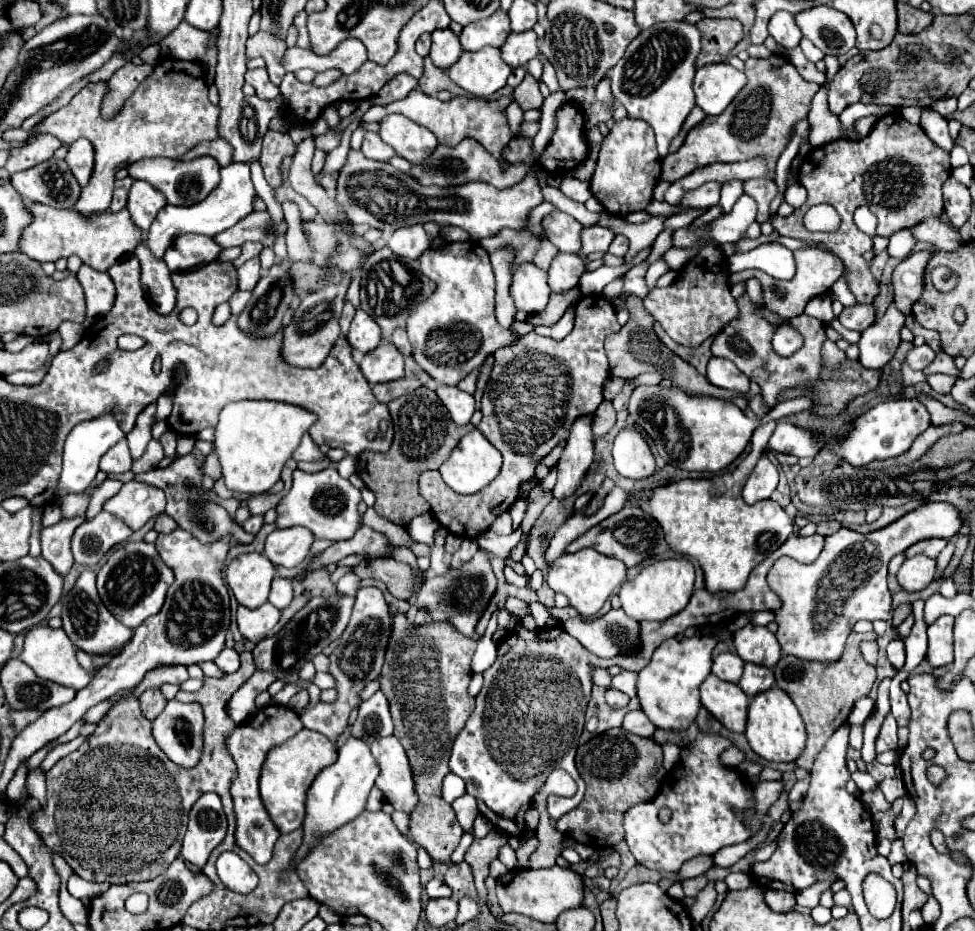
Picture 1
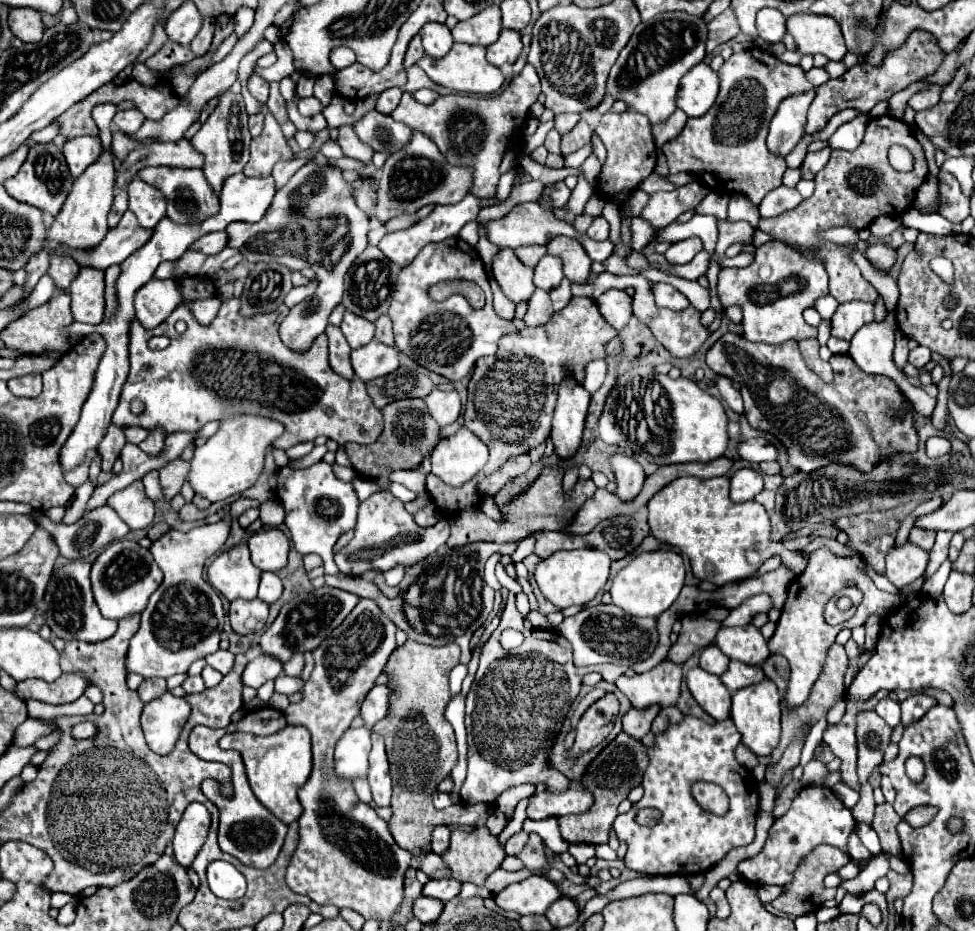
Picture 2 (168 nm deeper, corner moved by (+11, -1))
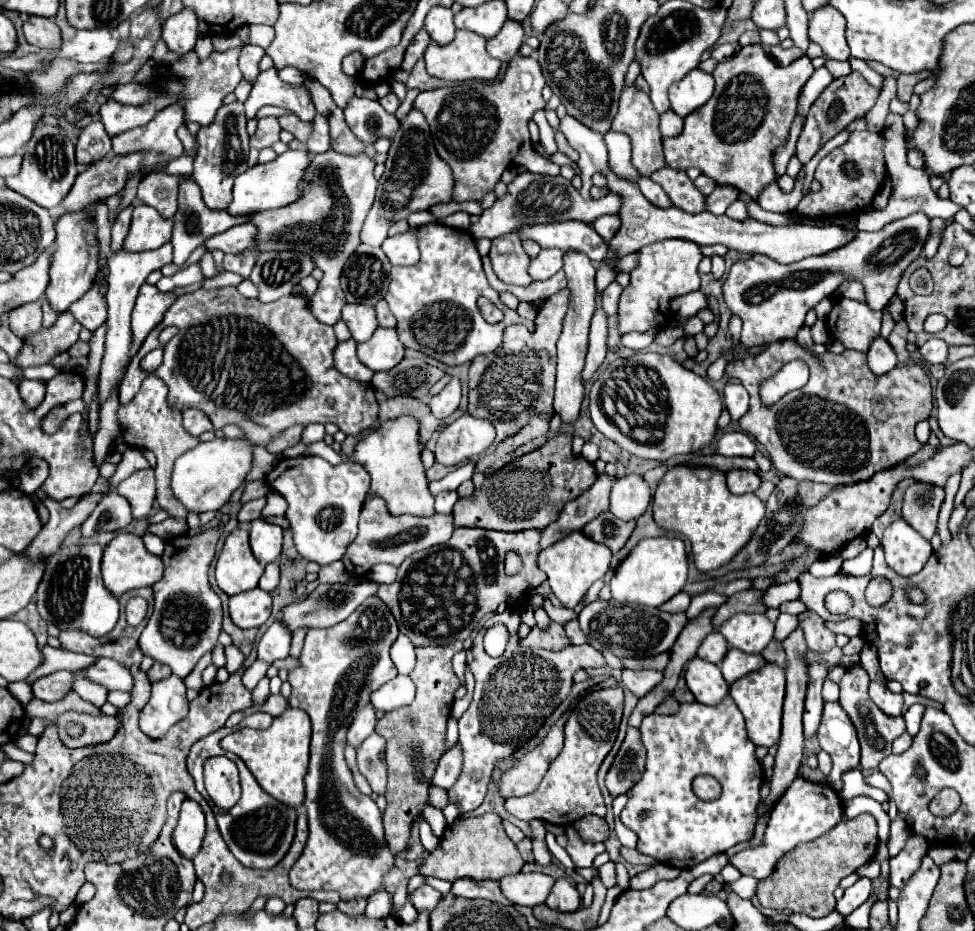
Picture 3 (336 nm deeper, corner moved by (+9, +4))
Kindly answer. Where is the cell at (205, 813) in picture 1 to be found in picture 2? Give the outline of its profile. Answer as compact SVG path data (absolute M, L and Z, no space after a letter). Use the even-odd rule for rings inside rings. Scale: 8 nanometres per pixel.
M190 803L176 825L174 835L174 857L182 867L190 867L196 853L202 849L208 837L210 813L202 803Z

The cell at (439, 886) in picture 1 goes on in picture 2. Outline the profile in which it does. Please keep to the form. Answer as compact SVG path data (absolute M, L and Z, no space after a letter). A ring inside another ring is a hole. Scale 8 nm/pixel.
M440 879L440 881L428 881L424 887L422 887L422 895L426 897L434 897L434 899L440 899L440 901L450 901L458 895L460 891L460 881L456 879Z

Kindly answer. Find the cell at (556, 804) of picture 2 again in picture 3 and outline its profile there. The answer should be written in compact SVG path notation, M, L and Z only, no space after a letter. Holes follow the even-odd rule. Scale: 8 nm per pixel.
M620 686L592 690L586 696L582 696L564 724L564 750L550 764L540 786L532 794L506 800L504 802L506 810L512 816L526 822L538 818L548 824L564 824L564 828L566 824L572 824L588 814L604 818L606 806L596 782L596 774L602 760L614 746L618 726L622 720L622 710L624 710L624 692Z

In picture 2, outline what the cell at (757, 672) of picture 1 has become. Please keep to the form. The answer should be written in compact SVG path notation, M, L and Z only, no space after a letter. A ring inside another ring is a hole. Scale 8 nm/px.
M730 661L728 671L720 679L722 679L722 683L732 693L736 693L738 689L744 689L748 685L760 683L766 677L764 677L764 671L760 667L756 667L756 665L746 665L746 663L740 663L740 661Z

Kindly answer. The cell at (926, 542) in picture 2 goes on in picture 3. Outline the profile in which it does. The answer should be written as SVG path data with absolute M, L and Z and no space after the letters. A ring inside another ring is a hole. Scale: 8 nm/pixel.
M914 482L906 488L902 518L910 526L914 526L920 536L930 540L936 534L936 522L942 502L944 488L926 482Z

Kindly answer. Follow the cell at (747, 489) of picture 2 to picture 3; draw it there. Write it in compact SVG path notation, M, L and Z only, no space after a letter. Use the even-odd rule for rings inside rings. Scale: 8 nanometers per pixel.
M730 470L726 472L726 484L732 494L748 494L760 486L760 476L750 470Z

